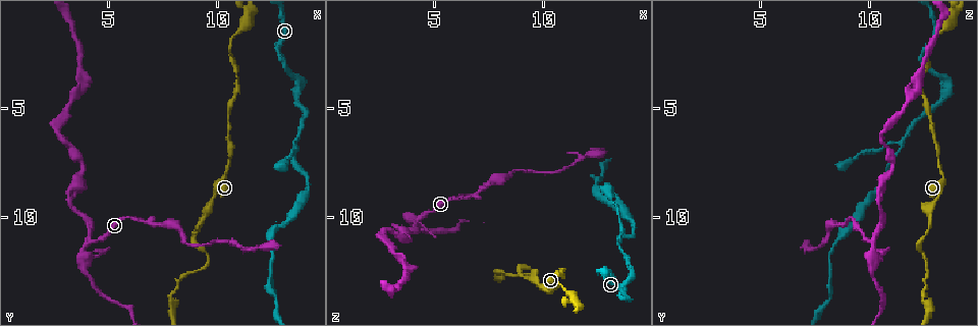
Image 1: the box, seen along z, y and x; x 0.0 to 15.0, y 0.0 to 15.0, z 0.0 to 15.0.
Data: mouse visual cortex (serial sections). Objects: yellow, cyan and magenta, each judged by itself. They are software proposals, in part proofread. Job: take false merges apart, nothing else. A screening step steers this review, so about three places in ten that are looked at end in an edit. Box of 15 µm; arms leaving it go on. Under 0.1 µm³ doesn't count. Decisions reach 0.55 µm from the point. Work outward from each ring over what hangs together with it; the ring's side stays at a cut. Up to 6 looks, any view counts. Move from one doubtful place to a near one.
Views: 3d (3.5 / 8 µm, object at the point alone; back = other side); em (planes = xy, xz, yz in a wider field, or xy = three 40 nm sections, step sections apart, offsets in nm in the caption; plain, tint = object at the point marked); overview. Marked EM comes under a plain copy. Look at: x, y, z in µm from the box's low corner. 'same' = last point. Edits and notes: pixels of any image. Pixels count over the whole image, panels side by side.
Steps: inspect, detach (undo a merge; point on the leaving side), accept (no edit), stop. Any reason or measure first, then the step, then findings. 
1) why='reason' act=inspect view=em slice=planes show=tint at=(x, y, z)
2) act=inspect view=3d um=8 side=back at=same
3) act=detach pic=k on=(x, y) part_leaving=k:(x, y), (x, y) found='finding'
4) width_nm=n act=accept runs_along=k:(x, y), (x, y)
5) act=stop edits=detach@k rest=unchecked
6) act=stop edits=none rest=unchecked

why='sharp bend' act=inspect view=3d um=3.5 side=back at=(9.2, 10.8, 12.7)

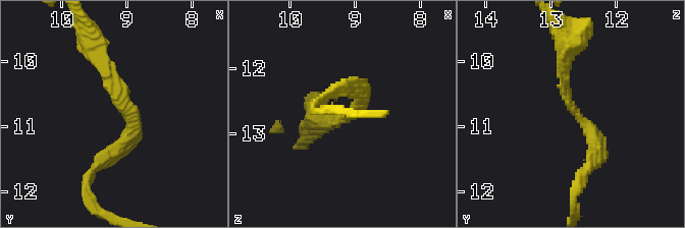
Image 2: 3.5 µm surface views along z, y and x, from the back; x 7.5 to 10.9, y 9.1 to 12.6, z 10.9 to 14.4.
arm_widths_nm=200,250 why='now the EM' act=inspect view=em slice=xy step=3 show=tint at=(9.05, 10.75, 12.70)

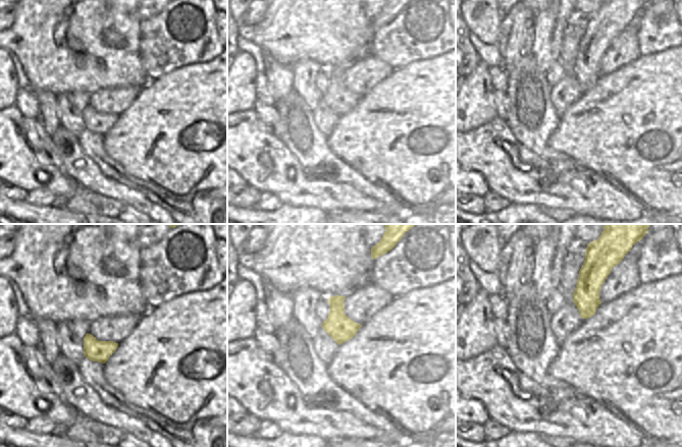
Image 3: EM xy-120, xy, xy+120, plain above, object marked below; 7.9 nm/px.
act=accept runs_along=2:(565, 50), (565, 100), (591, 133), (591, 159) found='one cell here'

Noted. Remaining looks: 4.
why='sharp bend' act=inspect view=3d um=8 at=(7.8, 13.6, 12.4)

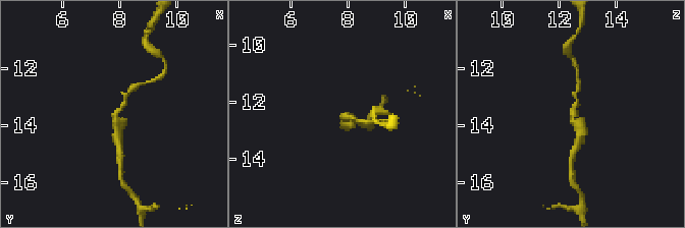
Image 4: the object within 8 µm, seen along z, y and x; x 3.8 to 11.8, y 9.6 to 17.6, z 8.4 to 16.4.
act=inspect view=em slice=xy step=3 show=tint at=(7.9, 13.6, 12.5)

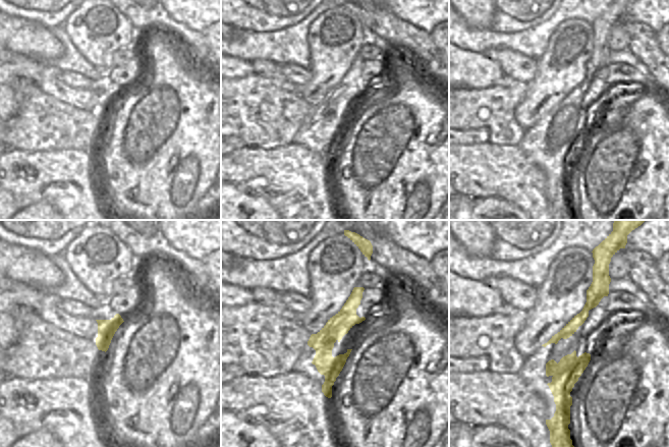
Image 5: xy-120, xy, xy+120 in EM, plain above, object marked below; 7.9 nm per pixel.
act=accept runs_along=4:(130, 91), (113, 120), (116, 138) found='all the same cell'

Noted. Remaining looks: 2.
why='three arms meet' act=inspect view=3d um=3.5 at=(4.2, 11.2, 10.1)

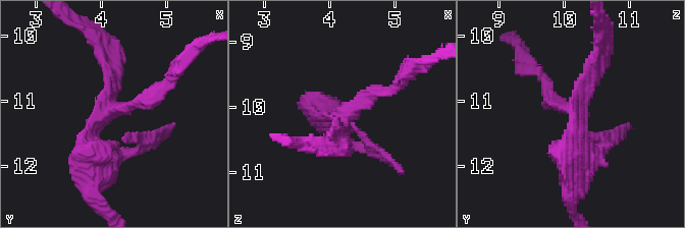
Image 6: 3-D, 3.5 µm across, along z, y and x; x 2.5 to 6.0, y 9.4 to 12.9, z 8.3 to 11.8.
why='shape alone is not enough' act=inspect view=em slice=xy step=1 show=tint at=(4.20, 11.10, 10.20)

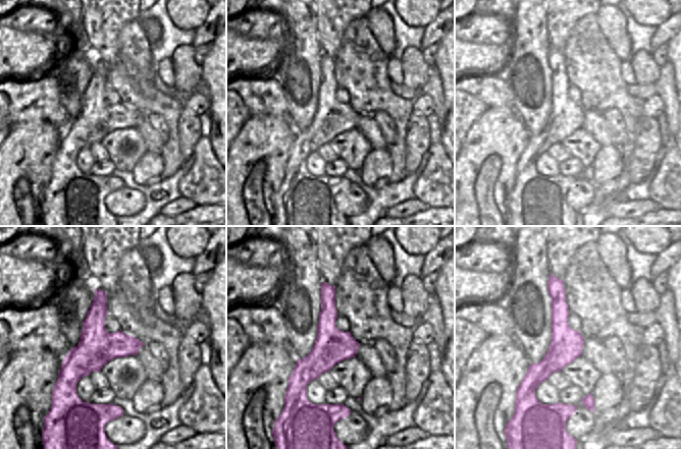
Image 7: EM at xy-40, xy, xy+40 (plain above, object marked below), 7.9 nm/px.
act=accept runs_along=6:(396, 88), (335, 121), (326, 139) found='continuous, no second cell'

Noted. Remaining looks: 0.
act=stop edits=none rest=unchecked

